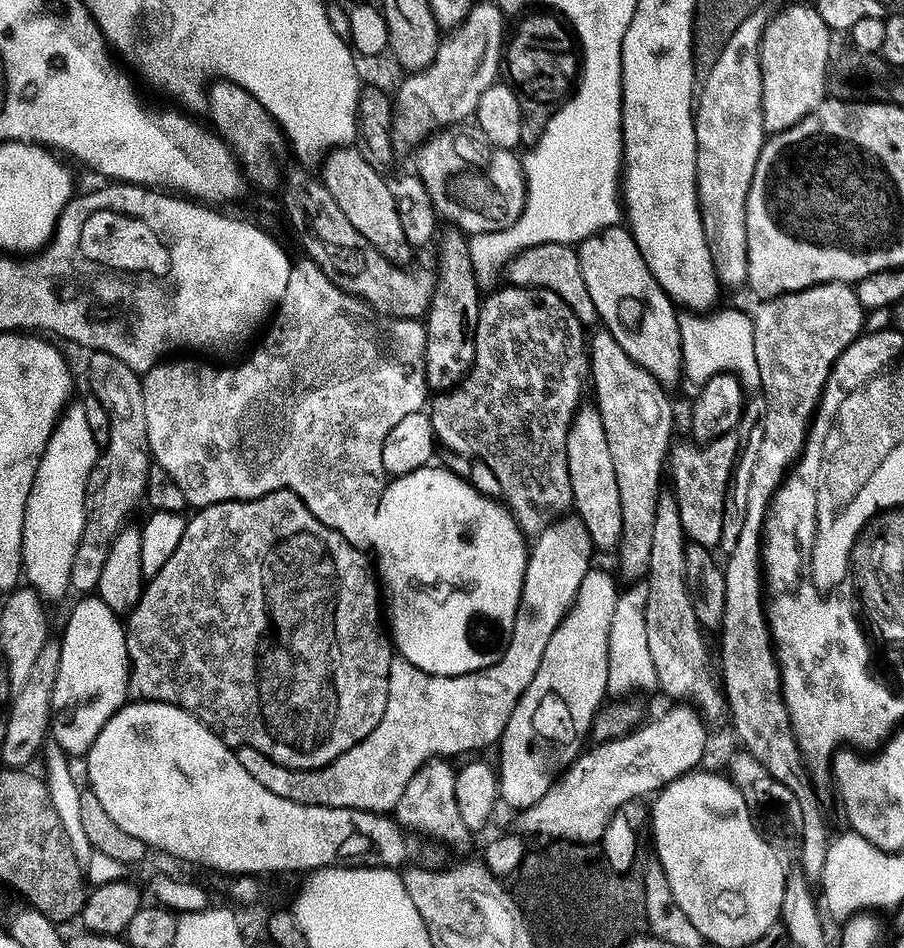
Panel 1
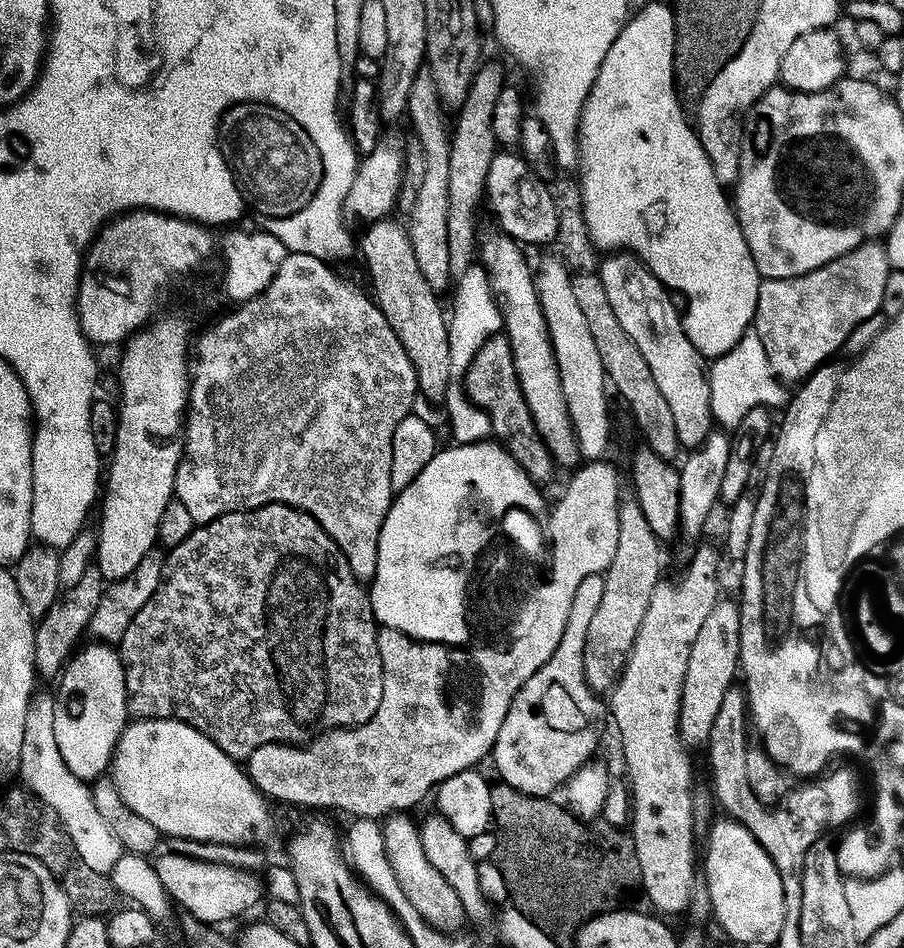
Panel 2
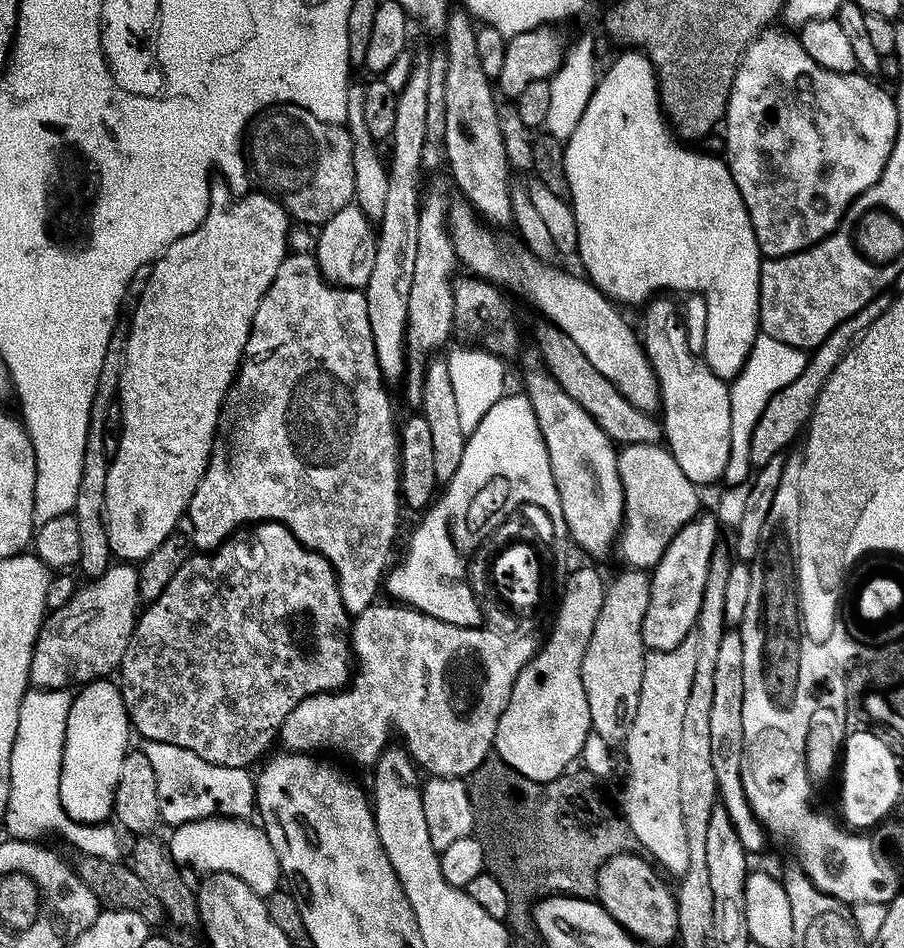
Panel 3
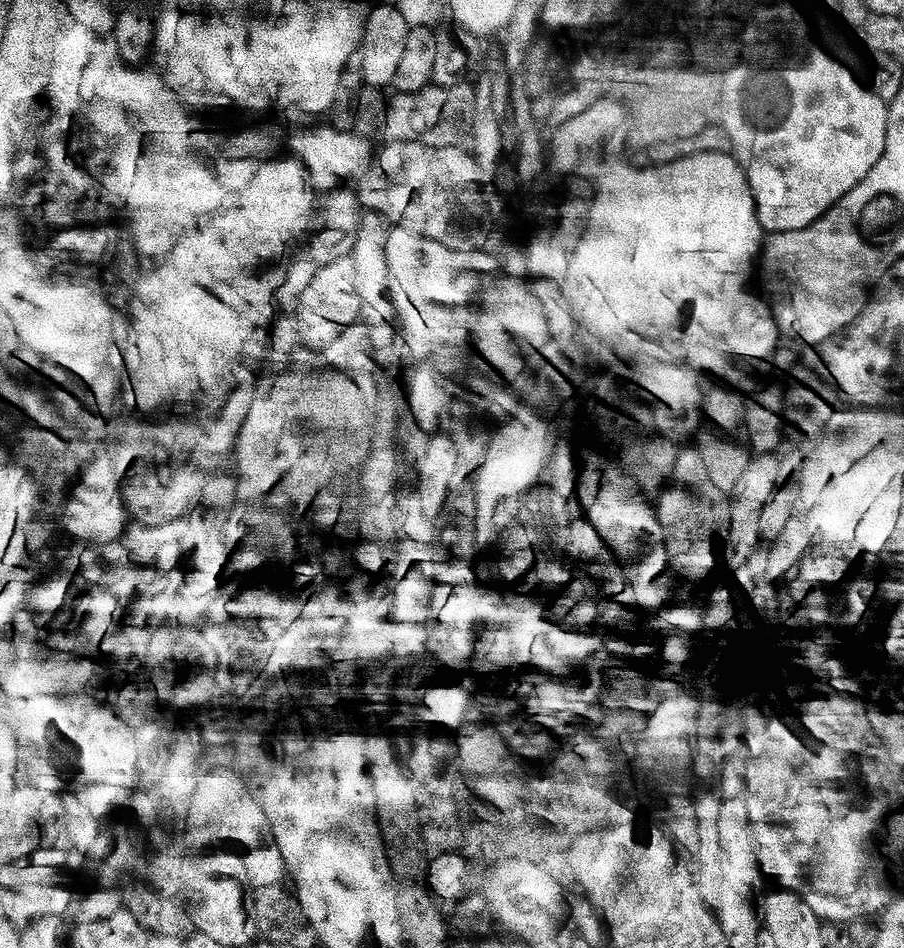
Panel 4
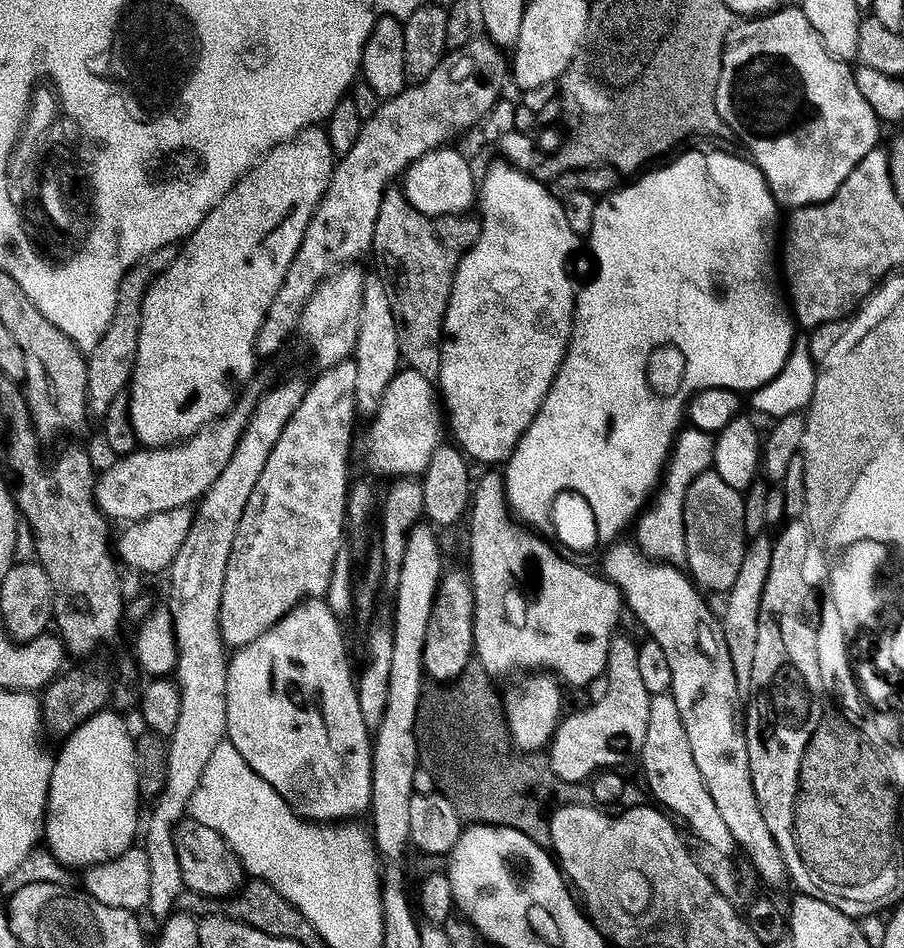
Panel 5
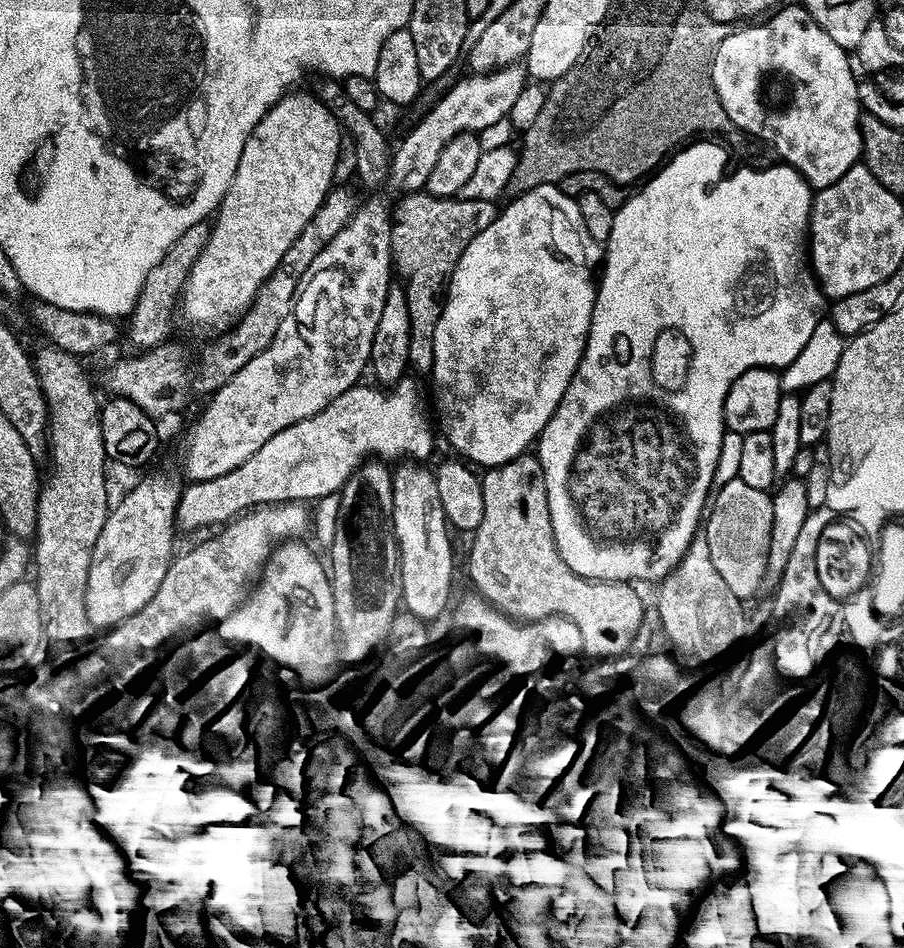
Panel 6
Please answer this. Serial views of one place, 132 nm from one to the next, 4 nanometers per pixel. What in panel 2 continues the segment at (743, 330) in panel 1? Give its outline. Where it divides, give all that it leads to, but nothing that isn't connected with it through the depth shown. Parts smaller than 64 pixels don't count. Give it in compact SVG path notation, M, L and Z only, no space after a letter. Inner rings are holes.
M755 330L745 332L729 352L715 357L707 369L707 374L712 418L724 430L736 429L750 410L767 405L767 400L774 399L782 388L781 381L777 380L770 370L766 350Z

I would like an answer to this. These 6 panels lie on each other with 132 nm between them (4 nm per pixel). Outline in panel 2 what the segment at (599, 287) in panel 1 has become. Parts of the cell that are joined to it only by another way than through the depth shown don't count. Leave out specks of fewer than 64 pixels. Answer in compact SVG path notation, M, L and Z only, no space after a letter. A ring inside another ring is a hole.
M616 250L605 256L608 257L599 261L598 275L605 287L611 309L622 329L638 346L643 358L646 358L646 363L670 406L678 444L688 450L697 449L714 428L705 361L700 351L690 342L681 313L676 313L676 308L668 297L669 289L662 283L661 277L659 280L639 255L627 250Z

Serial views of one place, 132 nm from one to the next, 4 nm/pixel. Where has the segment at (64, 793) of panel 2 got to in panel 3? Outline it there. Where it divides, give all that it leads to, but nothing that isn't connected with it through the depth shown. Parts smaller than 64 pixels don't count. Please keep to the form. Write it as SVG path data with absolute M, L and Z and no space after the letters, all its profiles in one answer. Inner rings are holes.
M33 687L24 693L22 706L18 714L18 730L14 738L14 750L10 754L10 798L8 811L3 813L2 820L8 827L7 835L13 840L39 841L40 836L64 836L68 844L77 848L77 853L85 856L97 856L101 860L121 859L120 840L116 837L117 829L111 823L80 824L66 814L60 797L60 767L66 738L66 718L70 714L73 693L68 690L45 690Z

